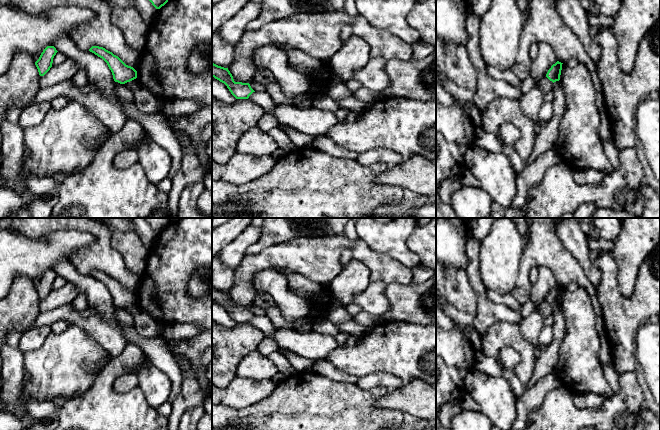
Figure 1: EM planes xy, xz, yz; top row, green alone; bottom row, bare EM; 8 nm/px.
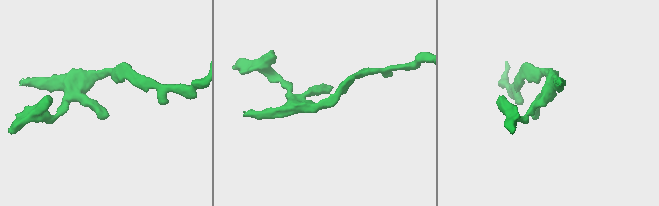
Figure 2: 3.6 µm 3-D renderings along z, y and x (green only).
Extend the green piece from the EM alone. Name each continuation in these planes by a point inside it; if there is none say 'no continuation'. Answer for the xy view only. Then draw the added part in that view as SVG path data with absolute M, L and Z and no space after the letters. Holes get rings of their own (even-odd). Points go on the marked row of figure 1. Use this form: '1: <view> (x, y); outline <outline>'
no continuation

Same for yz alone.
no continuation

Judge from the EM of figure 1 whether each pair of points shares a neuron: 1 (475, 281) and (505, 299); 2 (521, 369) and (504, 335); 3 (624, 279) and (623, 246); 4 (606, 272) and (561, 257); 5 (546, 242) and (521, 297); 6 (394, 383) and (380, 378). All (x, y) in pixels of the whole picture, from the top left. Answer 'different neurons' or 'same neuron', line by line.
1: different neurons
2: same neuron
3: same neuron
4: different neurons
5: same neuron
6: same neuron

